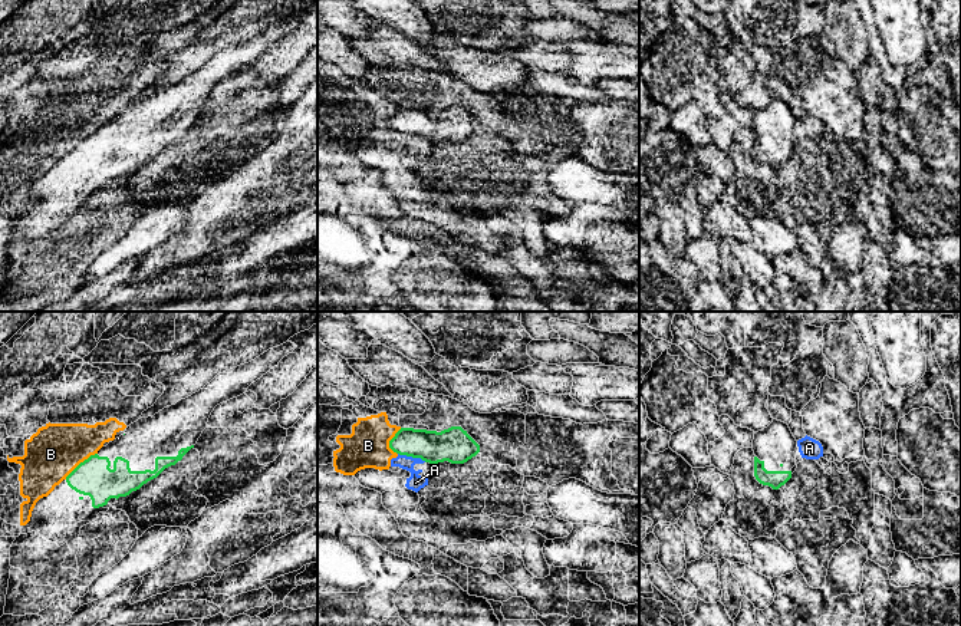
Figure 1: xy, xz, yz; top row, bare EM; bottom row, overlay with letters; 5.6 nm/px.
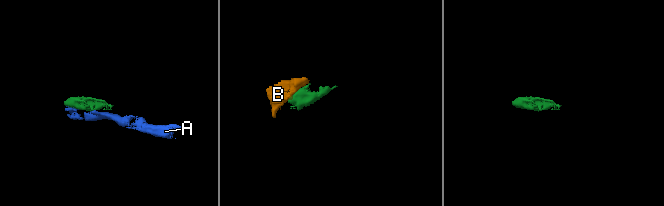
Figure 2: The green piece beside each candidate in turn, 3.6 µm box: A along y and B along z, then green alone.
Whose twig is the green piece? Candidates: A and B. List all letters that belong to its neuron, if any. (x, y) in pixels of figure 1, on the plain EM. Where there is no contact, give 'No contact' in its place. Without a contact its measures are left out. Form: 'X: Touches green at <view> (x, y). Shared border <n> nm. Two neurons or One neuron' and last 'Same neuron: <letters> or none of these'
A: Touches green at xz (412, 135). Shared border 170 nm. Two neurons
B: Touches green at xy (81, 141). Shared border 240 nm. Two neurons
Same neuron: none of these

